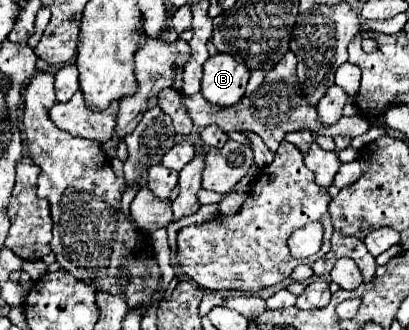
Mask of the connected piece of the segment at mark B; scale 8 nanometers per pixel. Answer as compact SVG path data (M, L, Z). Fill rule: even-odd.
M217 53L203 65L201 93L219 107L233 107L241 101L249 79L247 67L241 67L231 55Z

